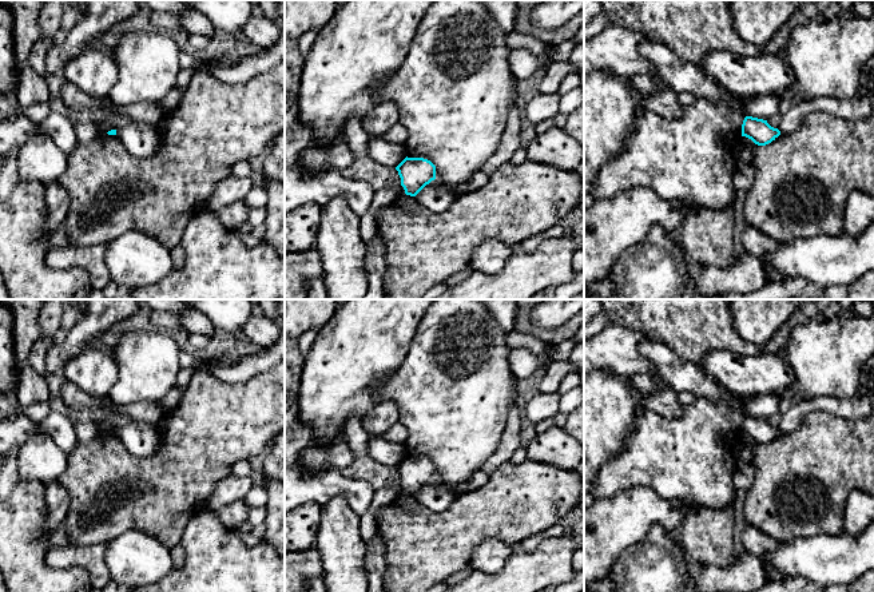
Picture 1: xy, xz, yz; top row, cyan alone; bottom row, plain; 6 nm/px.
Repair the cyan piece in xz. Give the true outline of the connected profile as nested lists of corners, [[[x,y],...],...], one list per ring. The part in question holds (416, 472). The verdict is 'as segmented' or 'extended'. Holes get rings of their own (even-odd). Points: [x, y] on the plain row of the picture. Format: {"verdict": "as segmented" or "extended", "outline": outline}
{"verdict": "as segmented", "outline": [[[405,457],[397,466],[406,494],[416,496],[436,478],[436,465],[424,457]]]}

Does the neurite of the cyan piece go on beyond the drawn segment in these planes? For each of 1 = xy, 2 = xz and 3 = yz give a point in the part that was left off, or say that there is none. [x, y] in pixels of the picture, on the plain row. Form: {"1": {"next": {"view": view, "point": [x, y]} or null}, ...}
{"1": {"next": null}, "2": {"next": null}, "3": {"next": null}}

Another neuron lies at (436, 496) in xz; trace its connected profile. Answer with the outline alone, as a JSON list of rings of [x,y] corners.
[[[432,480],[417,494],[416,498],[422,506],[433,512],[444,512],[454,501],[457,493],[454,488],[444,485],[438,480]]]

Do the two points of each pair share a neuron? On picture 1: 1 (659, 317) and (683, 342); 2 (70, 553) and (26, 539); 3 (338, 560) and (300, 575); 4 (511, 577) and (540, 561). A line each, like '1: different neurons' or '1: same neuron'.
1: same neuron
2: different neurons
3: different neurons
4: same neuron

